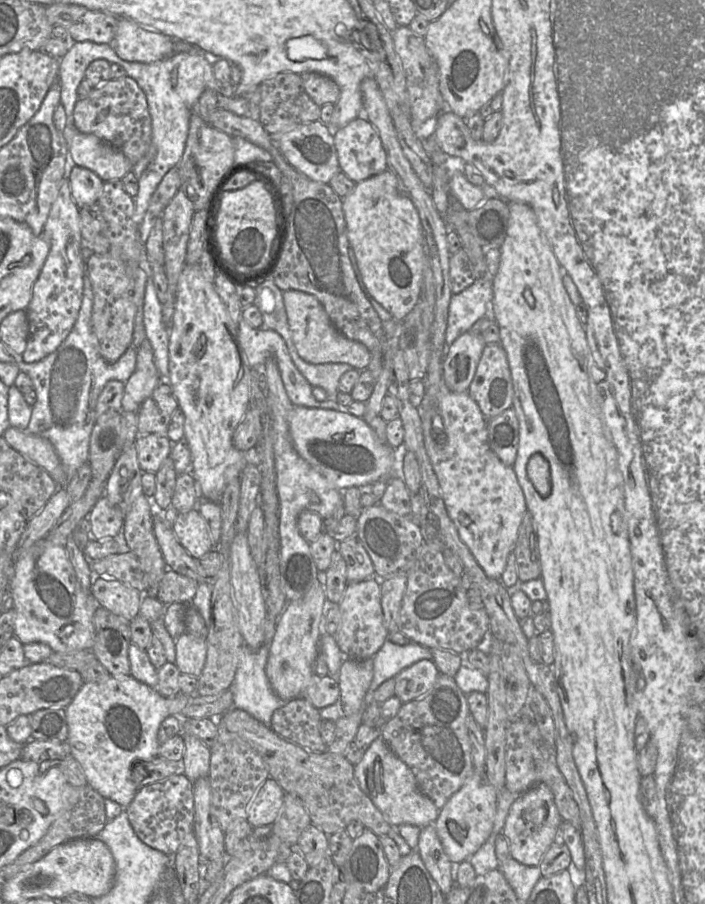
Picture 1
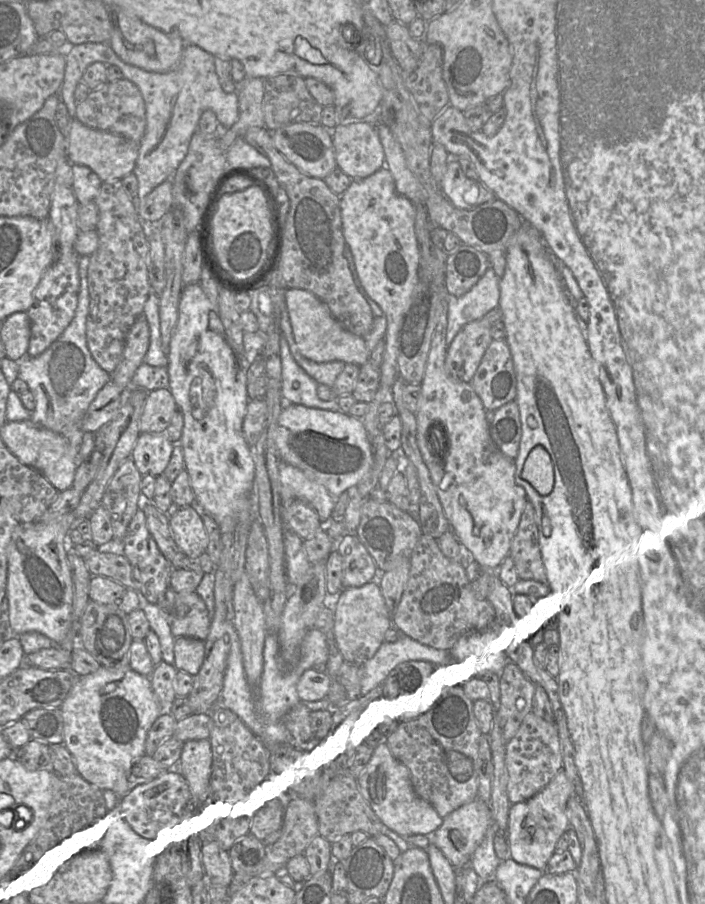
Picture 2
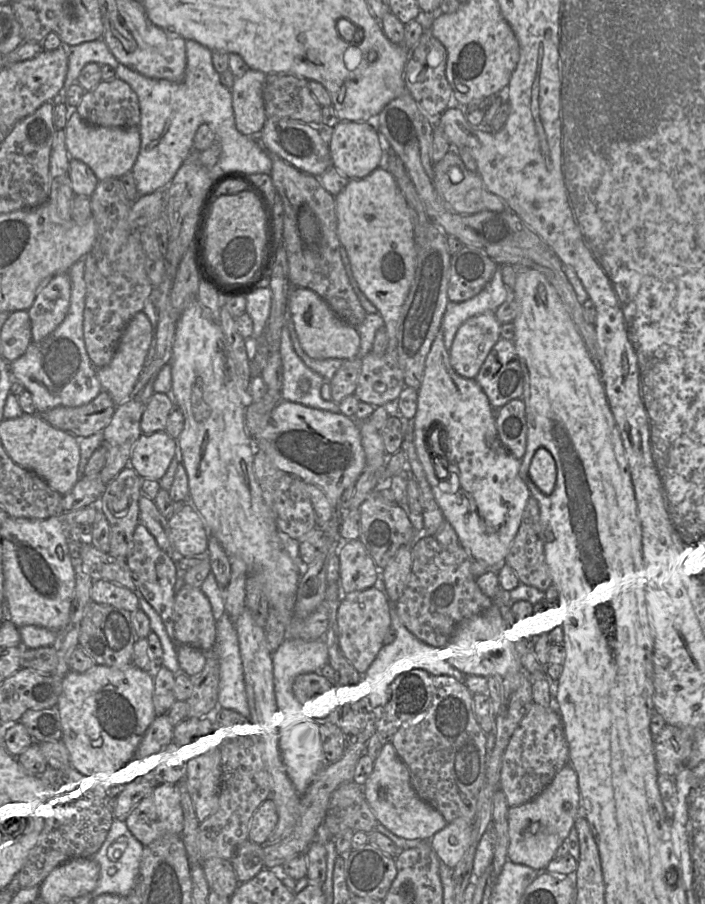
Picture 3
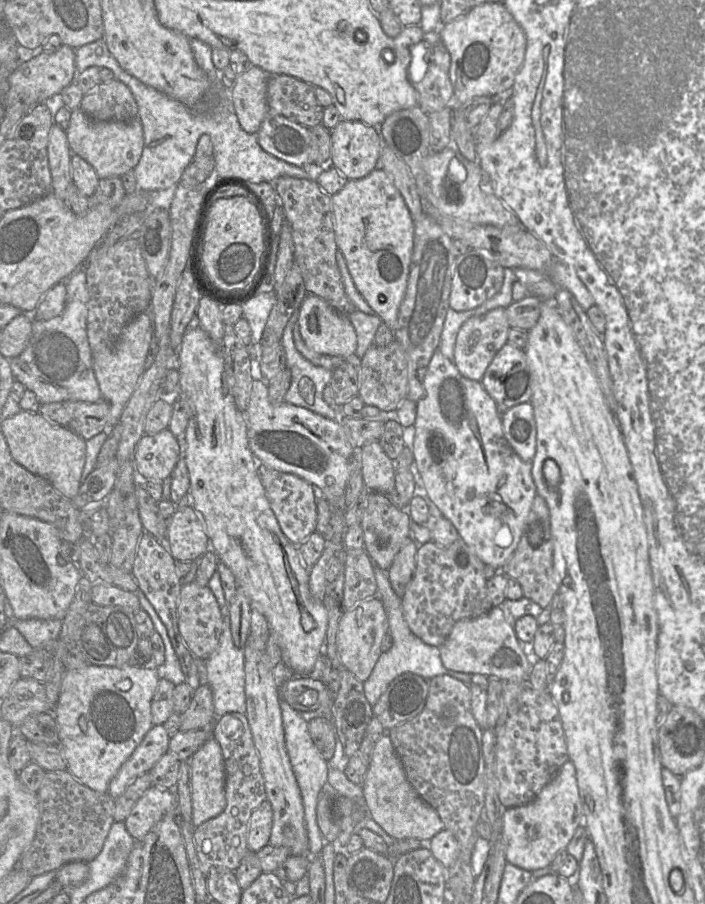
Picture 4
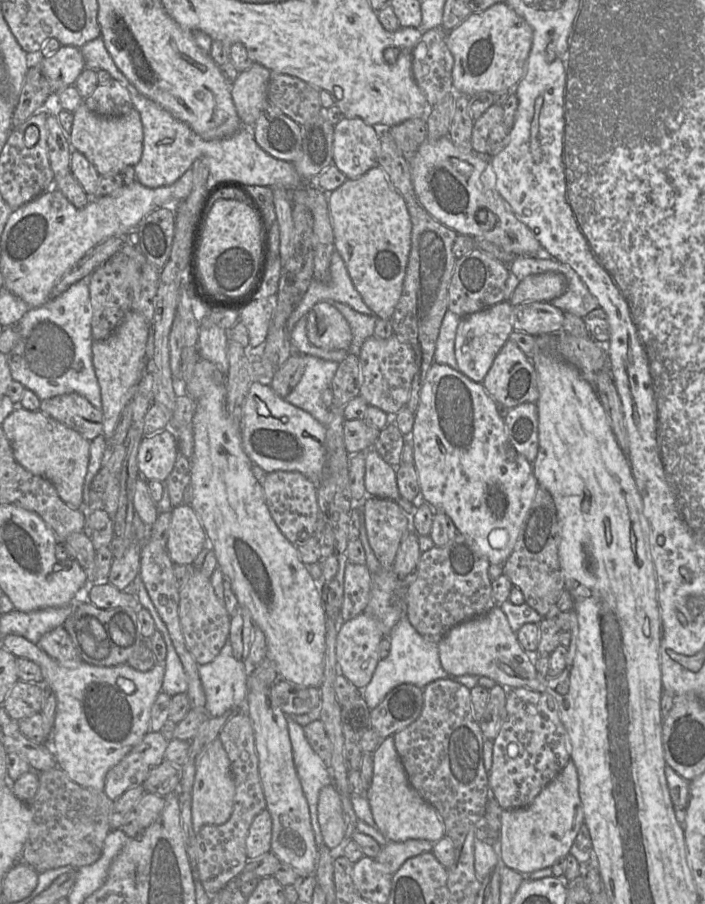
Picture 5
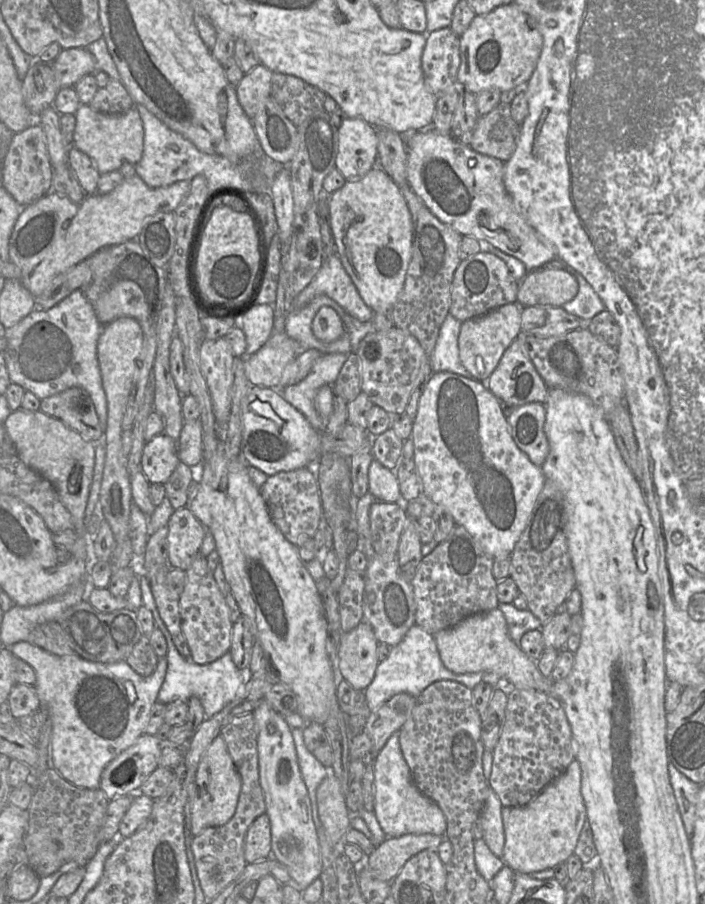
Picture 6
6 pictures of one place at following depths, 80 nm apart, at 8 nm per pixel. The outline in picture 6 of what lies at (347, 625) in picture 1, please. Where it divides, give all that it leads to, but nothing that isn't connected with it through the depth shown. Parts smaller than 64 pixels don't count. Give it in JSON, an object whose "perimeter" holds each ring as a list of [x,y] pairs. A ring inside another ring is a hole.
{"perimeter":[[[364,621],[341,634],[337,652],[339,669],[342,678],[354,689],[364,691],[373,681],[379,664],[378,644],[372,627]]]}

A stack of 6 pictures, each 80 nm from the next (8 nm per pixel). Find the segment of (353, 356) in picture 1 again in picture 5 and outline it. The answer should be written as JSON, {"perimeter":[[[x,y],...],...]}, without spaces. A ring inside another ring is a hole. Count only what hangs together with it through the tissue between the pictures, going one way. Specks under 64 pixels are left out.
{"perimeter":[[[318,302],[306,317],[306,333],[311,344],[325,350],[348,350],[352,341],[351,329],[332,304]]]}

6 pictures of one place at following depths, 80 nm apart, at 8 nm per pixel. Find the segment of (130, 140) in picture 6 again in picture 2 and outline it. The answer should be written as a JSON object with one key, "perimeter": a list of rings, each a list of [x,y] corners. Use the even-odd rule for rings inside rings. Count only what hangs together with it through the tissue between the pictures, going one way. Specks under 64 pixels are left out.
{"perimeter":[[[71,118],[66,132],[67,158],[72,164],[90,168],[102,182],[121,180],[133,172],[138,156],[138,144],[112,132],[93,129]]]}

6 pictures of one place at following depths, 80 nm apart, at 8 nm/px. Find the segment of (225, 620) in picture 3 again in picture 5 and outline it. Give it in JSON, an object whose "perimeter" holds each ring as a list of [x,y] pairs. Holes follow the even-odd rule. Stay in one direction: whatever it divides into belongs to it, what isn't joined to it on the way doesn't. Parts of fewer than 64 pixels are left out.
{"perimeter":[[[229,640],[213,661],[199,665],[199,676],[206,696],[204,707],[210,717],[220,717],[243,706],[246,712],[249,669],[246,662],[234,657]]]}

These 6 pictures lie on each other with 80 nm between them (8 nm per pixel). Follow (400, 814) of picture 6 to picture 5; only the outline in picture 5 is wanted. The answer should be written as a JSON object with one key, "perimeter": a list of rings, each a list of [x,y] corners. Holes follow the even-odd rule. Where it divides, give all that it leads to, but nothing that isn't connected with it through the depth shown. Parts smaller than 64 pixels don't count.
{"perimeter":[[[393,736],[385,738],[372,755],[373,776],[366,798],[382,835],[391,842],[423,839],[435,843],[443,838],[445,833],[441,818],[436,809],[410,785]]]}

